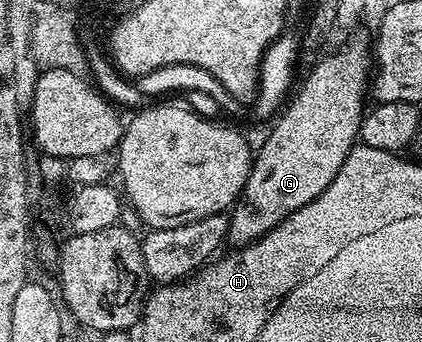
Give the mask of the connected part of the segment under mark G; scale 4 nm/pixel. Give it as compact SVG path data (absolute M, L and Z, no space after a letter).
M348 41L337 53L324 57L308 73L300 94L283 106L282 112L275 118L276 126L267 130L265 143L254 153L252 170L244 185L244 192L236 200L228 218L227 244L232 247L243 247L257 241L262 235L271 233L274 227L282 223L292 212L306 207L338 175L346 155L352 150L354 142L359 138L360 125L364 122L366 104L364 93L370 89L370 45L364 41Z

